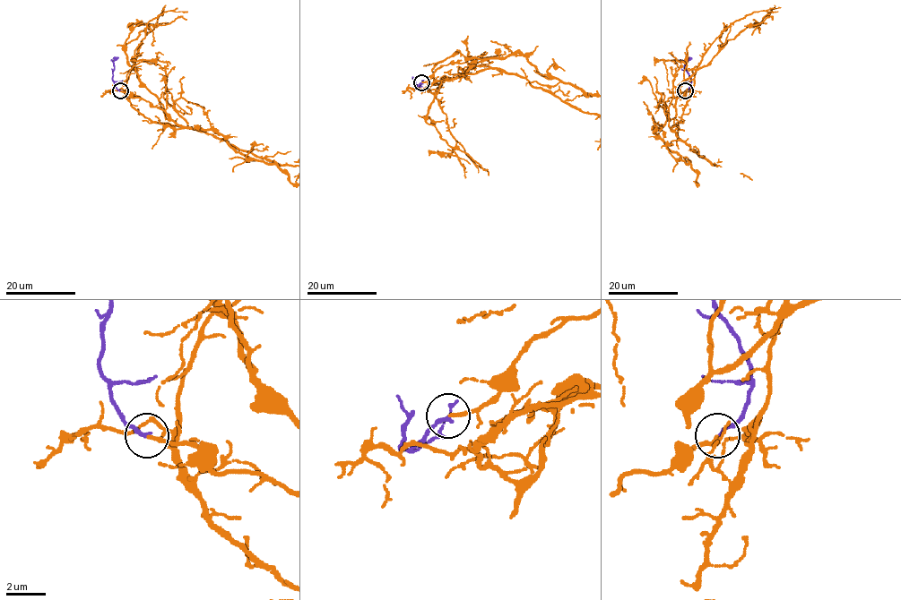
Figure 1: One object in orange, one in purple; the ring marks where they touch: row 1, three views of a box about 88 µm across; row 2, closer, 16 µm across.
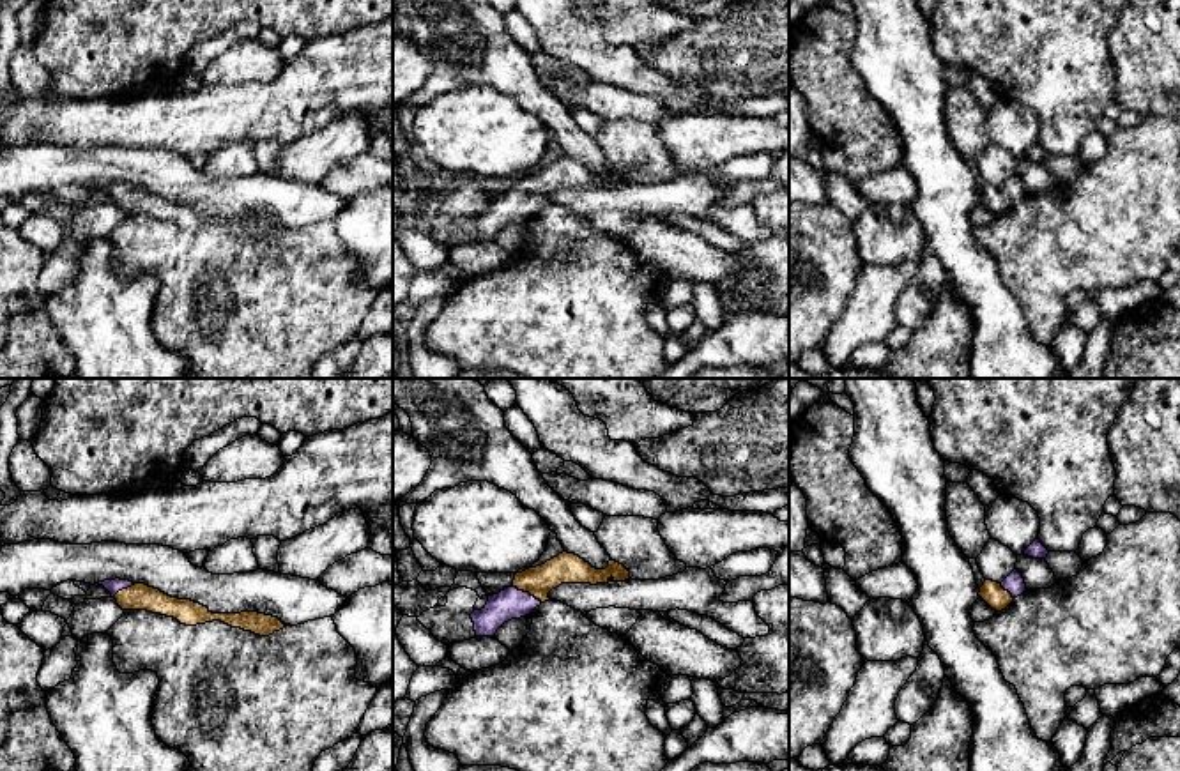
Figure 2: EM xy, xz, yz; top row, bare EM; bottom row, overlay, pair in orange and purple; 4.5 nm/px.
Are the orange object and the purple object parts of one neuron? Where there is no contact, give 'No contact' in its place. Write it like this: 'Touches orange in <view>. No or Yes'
Touches orange in xz. Yes

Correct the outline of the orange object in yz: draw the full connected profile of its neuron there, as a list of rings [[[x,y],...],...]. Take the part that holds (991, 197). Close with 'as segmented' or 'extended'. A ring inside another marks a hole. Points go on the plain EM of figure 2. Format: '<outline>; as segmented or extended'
[[[1014,173],[1001,187],[985,184],[978,200],[996,216],[1005,214],[1026,195],[1023,179]]]; extended

